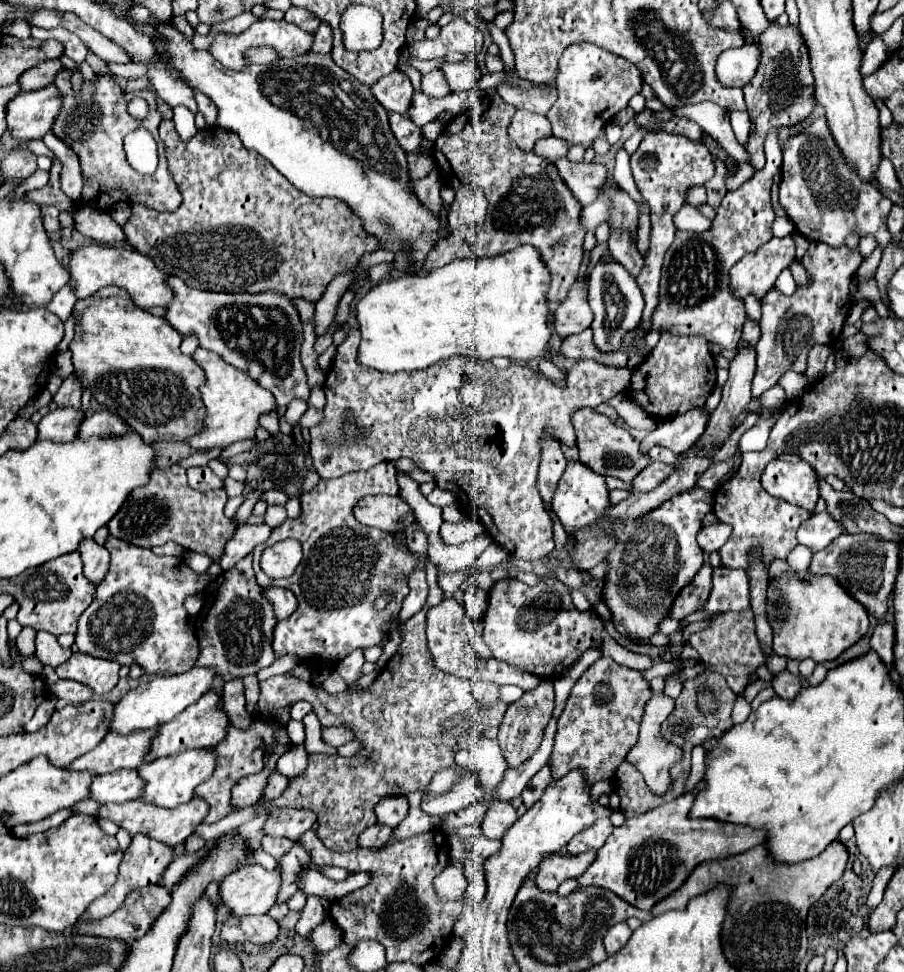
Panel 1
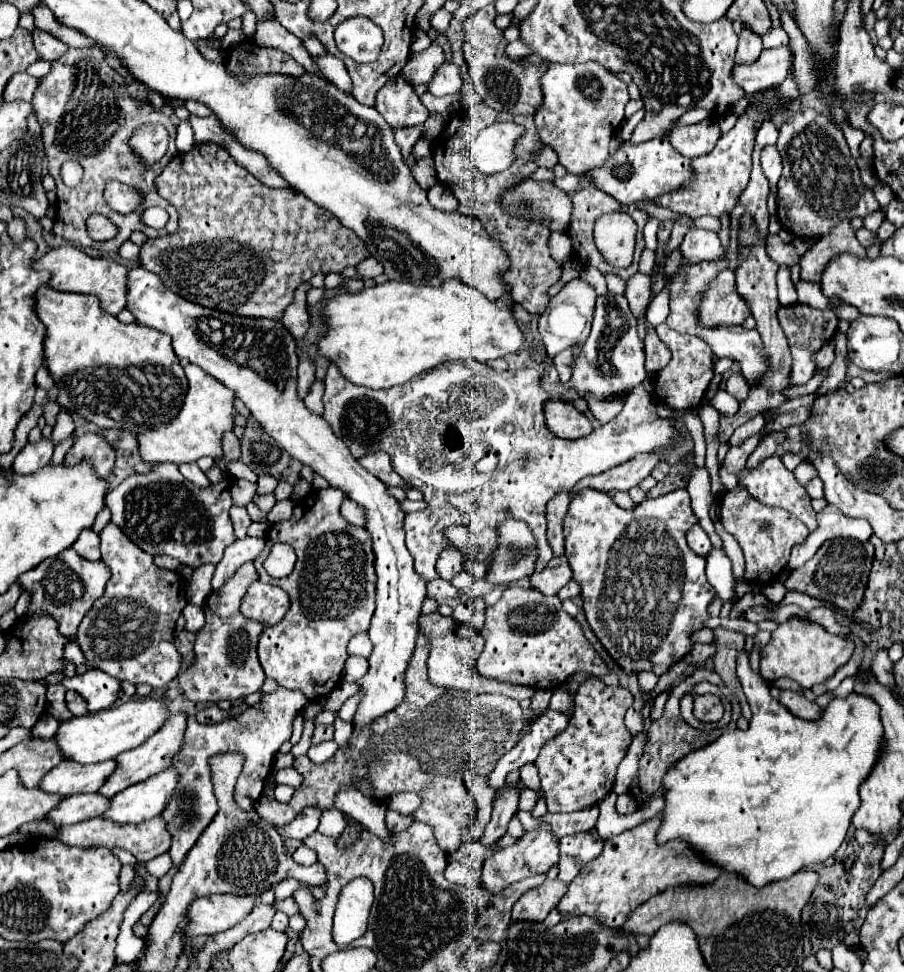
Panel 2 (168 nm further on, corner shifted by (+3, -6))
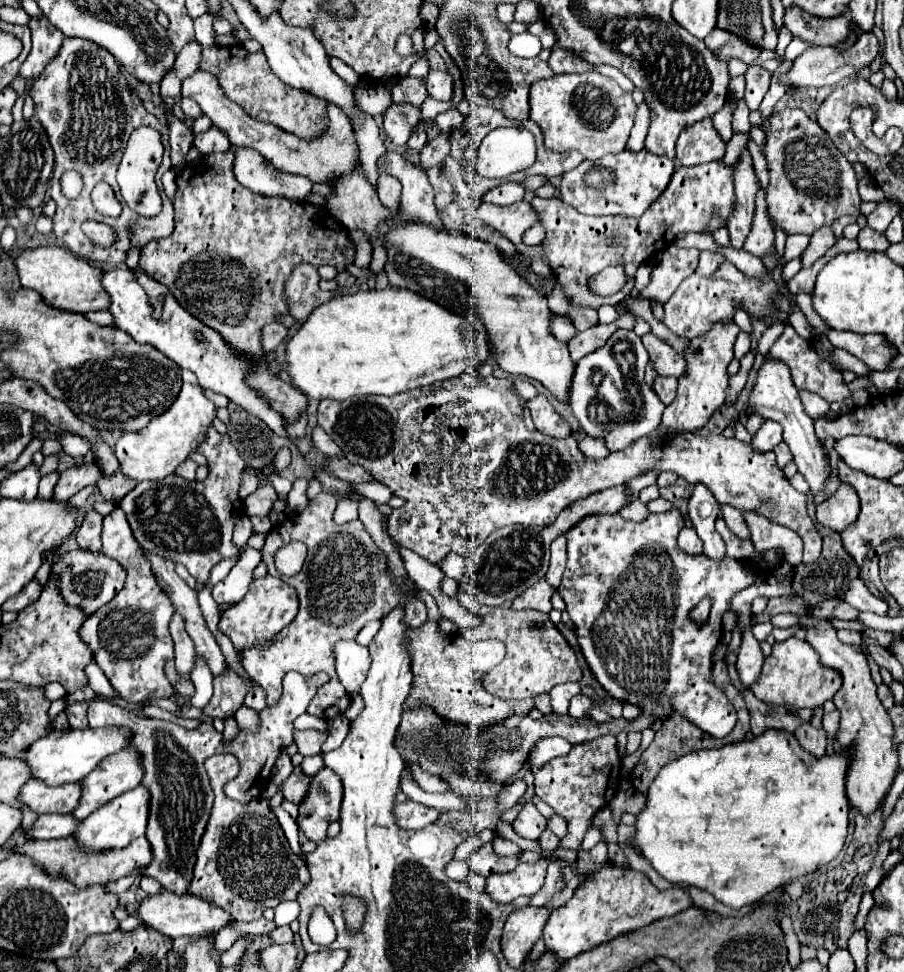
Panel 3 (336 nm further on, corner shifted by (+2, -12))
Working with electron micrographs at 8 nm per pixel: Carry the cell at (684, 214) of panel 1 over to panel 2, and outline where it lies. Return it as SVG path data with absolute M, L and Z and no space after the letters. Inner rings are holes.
M691 228L681 244L681 264L699 264L699 262L719 262L725 258L725 248L711 230Z

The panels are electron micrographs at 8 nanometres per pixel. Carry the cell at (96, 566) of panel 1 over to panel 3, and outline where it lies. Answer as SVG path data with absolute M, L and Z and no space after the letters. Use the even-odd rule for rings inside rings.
M88 512L76 530L76 542L82 550L98 552L100 550L100 532L102 532L102 516L98 512Z

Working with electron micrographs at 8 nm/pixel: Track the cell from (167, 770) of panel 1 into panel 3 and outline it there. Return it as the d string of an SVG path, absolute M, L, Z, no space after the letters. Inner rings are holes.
M138 786L130 792L124 792L98 808L98 812L92 812L86 820L78 824L76 838L82 846L88 850L112 850L112 848L124 848L138 836L144 836L146 832L146 820L150 814L150 790Z

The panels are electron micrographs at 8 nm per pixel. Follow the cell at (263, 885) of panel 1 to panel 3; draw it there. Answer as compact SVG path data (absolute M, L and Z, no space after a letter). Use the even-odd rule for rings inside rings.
M162 890L160 894L148 896L146 900L140 902L138 908L138 918L144 924L150 924L154 930L162 932L164 936L176 940L176 938L200 938L200 936L208 936L208 934L216 934L220 928L224 928L226 924L230 924L234 918L230 912L226 912L220 906L214 906L212 902L206 902L202 898L196 896L178 896L174 892L166 892Z

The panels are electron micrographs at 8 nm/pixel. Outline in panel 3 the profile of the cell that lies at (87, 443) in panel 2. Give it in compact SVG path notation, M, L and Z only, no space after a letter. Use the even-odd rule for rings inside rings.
M80 462L68 466L62 474L58 484L54 486L54 500L70 500L76 492L80 492L82 488L96 484L102 478L102 470L98 470L98 464L90 464L84 466Z

